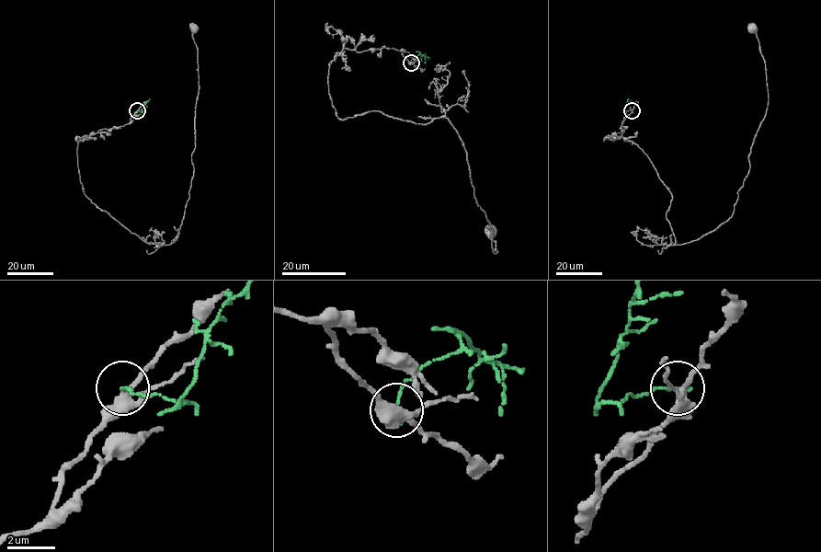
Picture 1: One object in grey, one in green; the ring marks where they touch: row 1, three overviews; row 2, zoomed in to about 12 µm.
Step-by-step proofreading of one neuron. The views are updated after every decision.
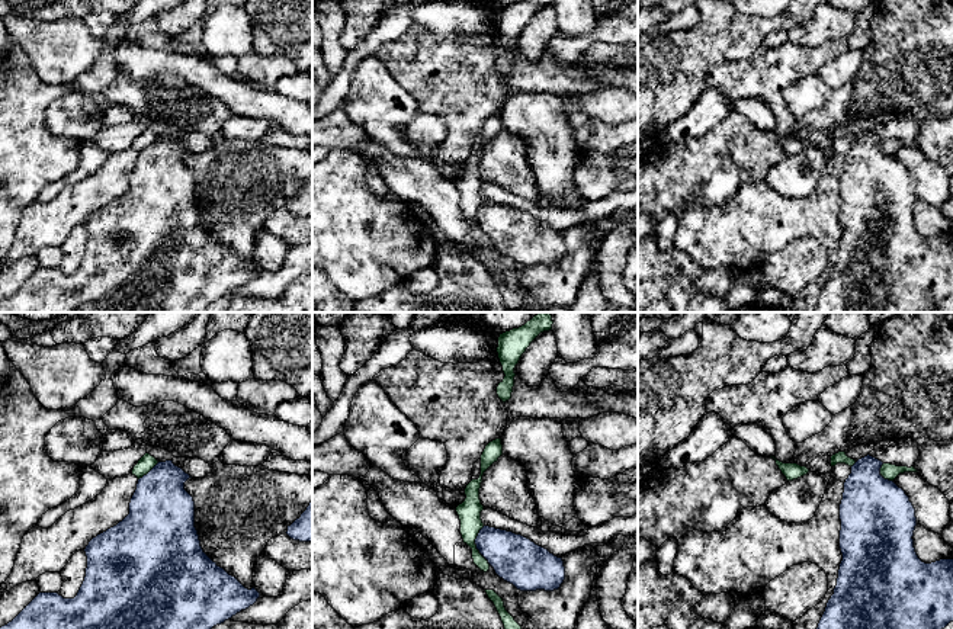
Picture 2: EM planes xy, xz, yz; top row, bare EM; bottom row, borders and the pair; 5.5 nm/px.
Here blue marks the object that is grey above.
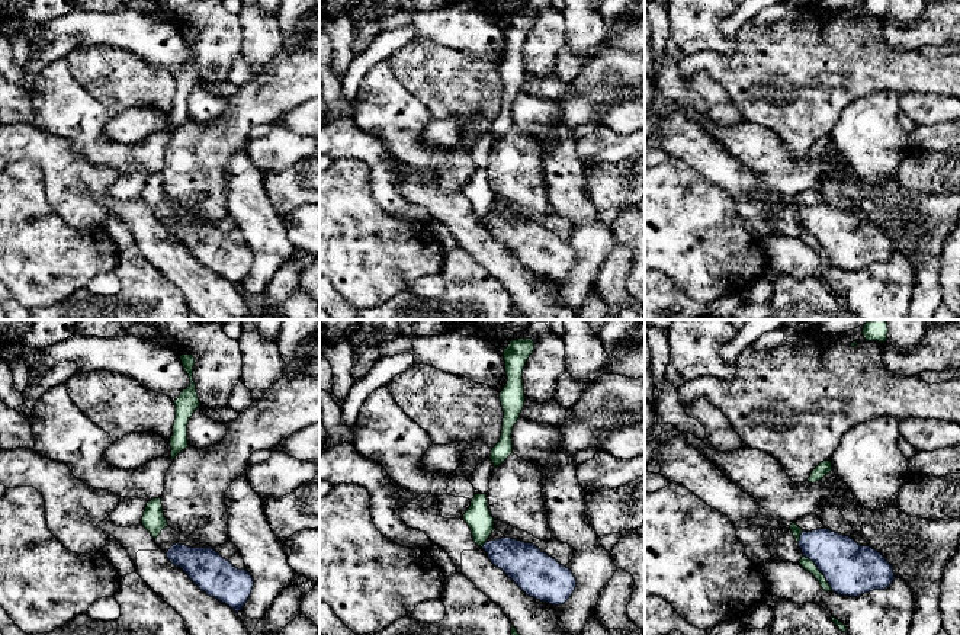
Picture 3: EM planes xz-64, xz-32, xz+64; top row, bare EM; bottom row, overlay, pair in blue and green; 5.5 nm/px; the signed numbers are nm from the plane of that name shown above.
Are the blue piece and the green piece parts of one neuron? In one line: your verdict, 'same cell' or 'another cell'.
another cell

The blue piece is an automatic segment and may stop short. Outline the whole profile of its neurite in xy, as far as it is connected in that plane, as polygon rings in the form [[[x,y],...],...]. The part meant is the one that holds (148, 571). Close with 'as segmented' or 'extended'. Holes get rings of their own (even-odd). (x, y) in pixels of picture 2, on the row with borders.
[[[173,460],[158,462],[138,479],[129,514],[86,546],[86,577],[77,596],[64,598],[58,593],[39,593],[0,629],[212,629],[253,606],[260,593],[254,587],[246,588],[203,552],[195,527],[195,501],[184,490],[189,478]]]; as segmented

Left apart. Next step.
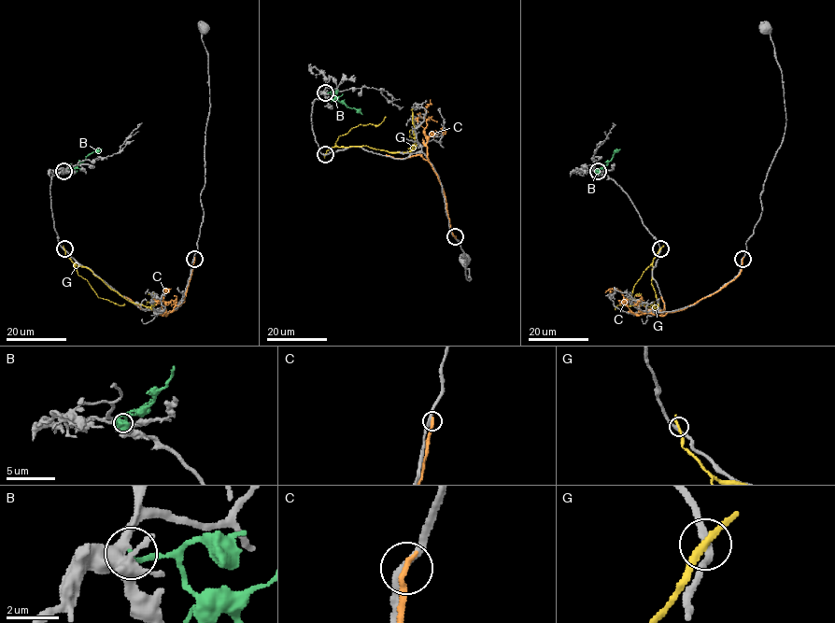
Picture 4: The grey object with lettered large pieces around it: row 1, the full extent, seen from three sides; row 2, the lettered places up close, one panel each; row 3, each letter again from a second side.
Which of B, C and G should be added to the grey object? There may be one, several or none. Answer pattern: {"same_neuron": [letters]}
{"same_neuron": ["B"]}

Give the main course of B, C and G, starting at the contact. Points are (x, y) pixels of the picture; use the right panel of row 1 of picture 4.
B: (598, 171), (620, 148)
C: (743, 259), (740, 273), (714, 293), (662, 316), (634, 314), (619, 290), (609, 289), (605, 292)
G: (660, 249), (652, 265), (652, 285), (657, 306), (618, 304), (615, 309)

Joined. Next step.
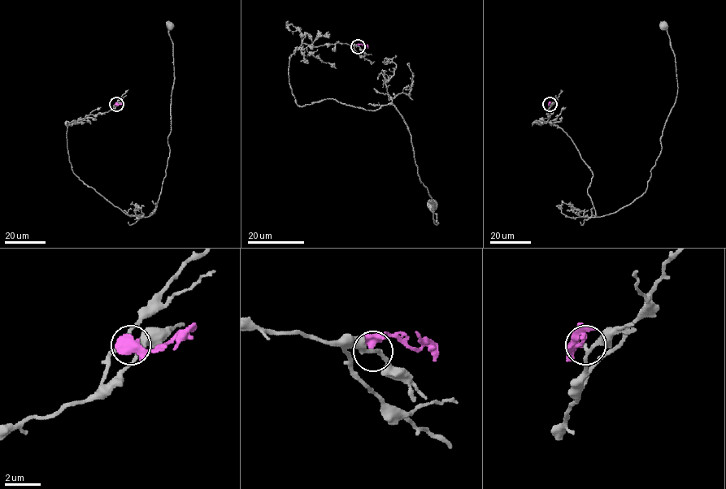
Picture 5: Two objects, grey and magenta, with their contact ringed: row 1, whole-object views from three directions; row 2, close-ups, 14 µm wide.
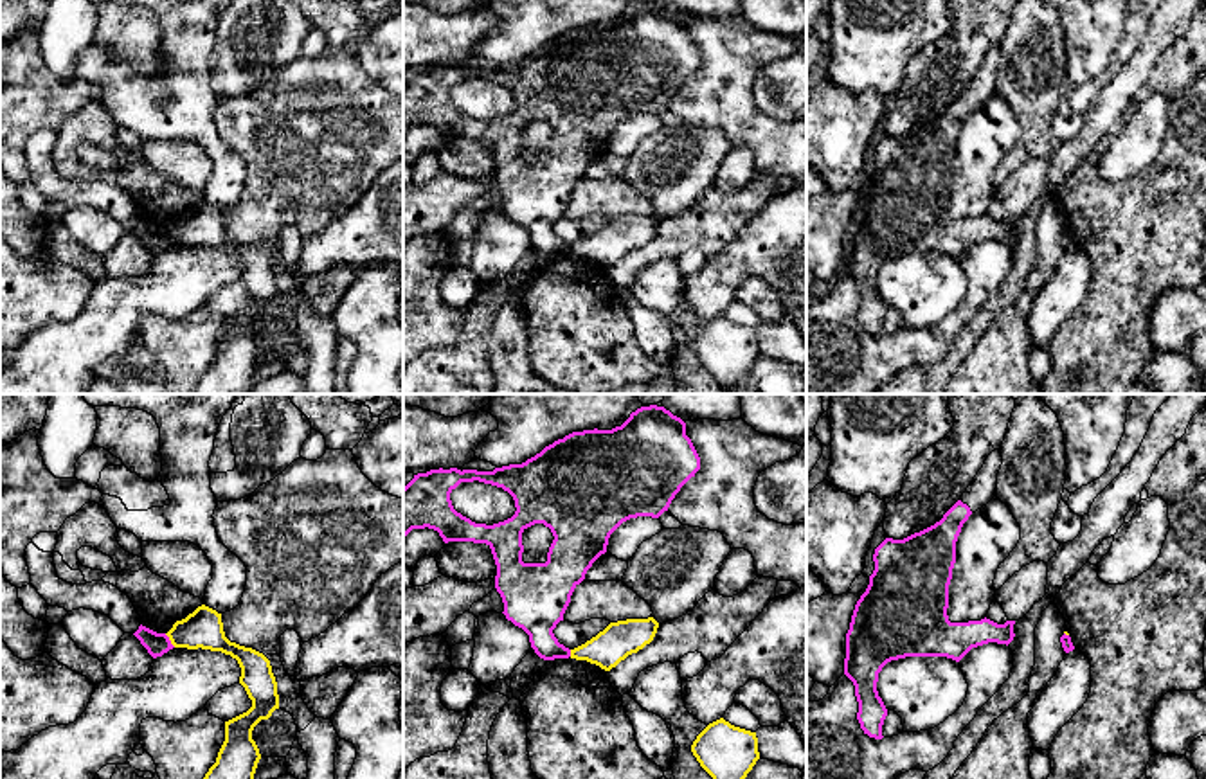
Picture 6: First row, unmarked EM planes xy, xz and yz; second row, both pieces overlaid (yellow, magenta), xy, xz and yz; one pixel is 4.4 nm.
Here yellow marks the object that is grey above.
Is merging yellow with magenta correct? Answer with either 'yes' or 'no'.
no

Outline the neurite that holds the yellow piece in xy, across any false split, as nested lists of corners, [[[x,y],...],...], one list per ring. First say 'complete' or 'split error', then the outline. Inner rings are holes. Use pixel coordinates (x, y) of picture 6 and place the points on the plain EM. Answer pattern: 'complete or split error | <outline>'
complete | [[[205,201],[176,218],[166,232],[175,245],[221,248],[238,257],[239,281],[252,297],[252,304],[225,318],[225,338],[194,394],[250,394],[261,356],[252,327],[279,306],[277,279],[270,257],[252,245],[230,239],[223,228],[221,210]]]

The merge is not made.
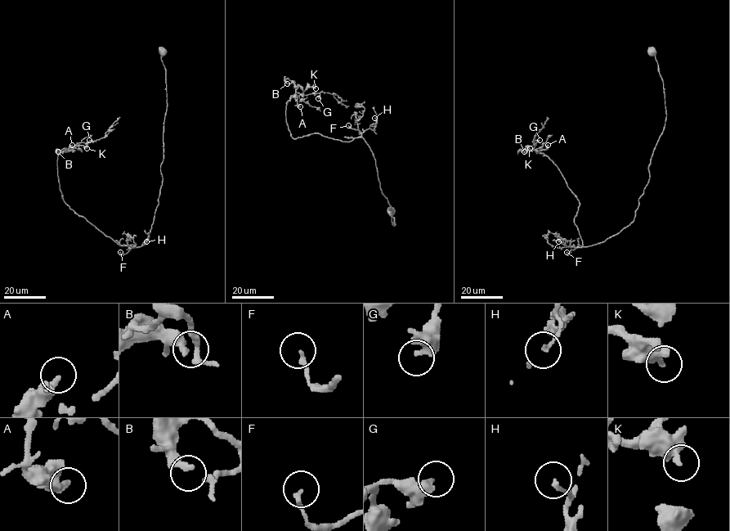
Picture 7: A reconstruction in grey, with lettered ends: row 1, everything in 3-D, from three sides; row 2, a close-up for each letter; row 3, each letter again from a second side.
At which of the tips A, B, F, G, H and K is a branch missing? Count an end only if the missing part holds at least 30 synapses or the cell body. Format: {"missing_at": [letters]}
{"missing_at": []}

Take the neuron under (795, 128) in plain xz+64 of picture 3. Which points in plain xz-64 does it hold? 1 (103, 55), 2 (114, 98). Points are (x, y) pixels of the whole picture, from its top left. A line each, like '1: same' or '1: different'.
1: same
2: same

